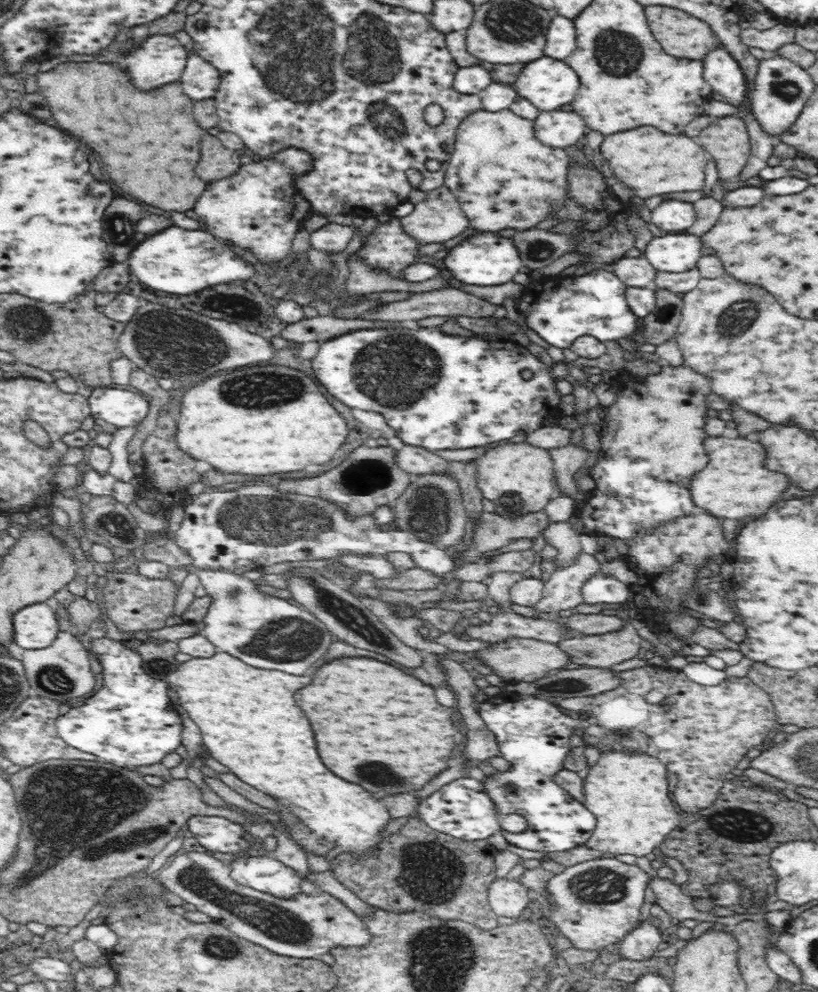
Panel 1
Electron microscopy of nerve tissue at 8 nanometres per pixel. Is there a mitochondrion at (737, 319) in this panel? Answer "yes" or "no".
yes

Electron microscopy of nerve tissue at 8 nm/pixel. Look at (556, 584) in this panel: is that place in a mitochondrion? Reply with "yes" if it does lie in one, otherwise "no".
no

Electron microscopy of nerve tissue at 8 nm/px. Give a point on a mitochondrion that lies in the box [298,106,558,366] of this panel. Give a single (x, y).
(538, 250)

